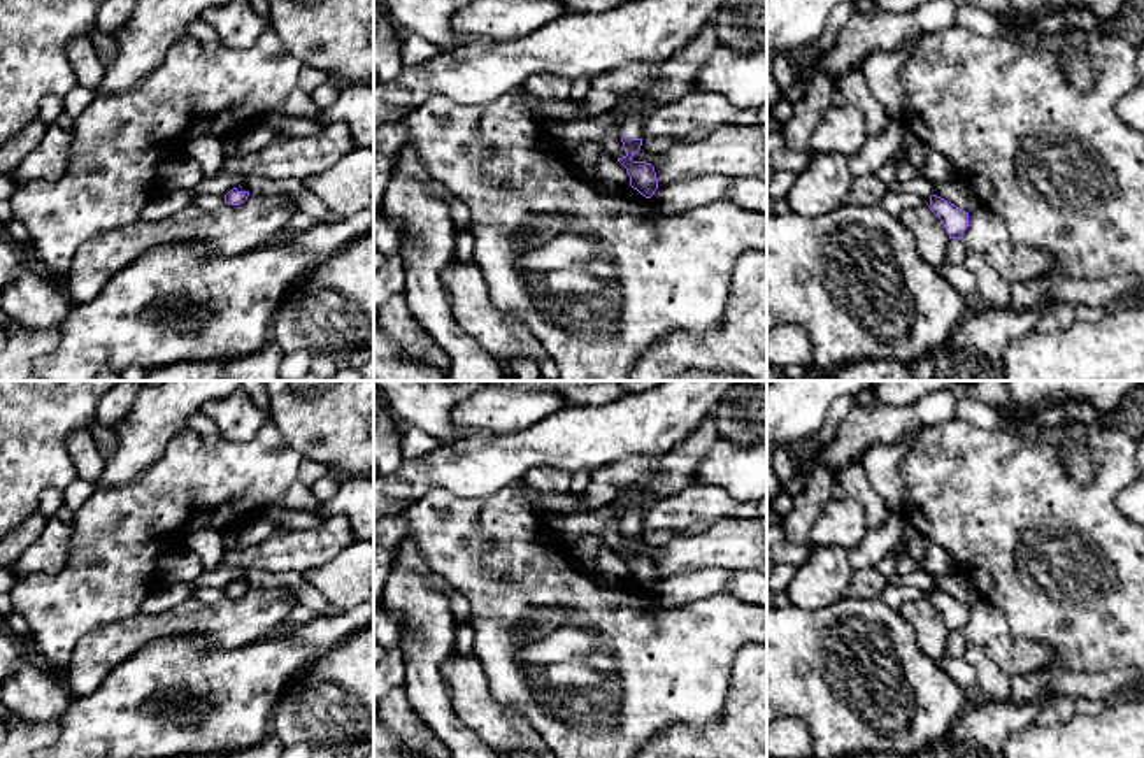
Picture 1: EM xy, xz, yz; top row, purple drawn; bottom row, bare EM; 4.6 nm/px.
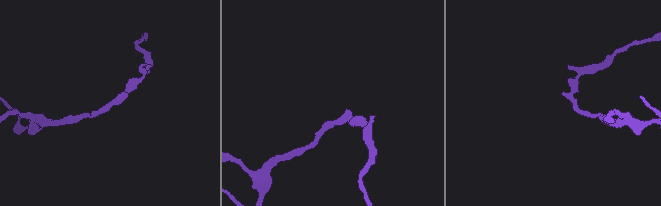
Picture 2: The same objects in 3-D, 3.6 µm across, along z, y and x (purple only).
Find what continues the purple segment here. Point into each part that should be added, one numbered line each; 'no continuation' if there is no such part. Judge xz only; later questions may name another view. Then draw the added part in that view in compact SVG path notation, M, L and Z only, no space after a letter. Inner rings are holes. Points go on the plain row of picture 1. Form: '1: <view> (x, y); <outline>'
1: xz (632, 518); M635 502L633 505L630 505L621 516L619 528L632 530L632 532L642 532L642 516L644 516L644 509L649 504L651 502Z

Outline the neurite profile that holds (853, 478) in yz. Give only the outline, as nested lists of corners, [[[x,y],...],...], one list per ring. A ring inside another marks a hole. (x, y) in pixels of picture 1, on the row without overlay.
[[[854,458],[851,463],[839,468],[835,477],[844,488],[846,495],[863,505],[869,530],[879,528],[886,523],[890,509],[872,486],[863,465],[863,458]]]

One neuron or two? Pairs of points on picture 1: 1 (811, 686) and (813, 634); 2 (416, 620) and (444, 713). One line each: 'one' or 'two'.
1: one
2: one

